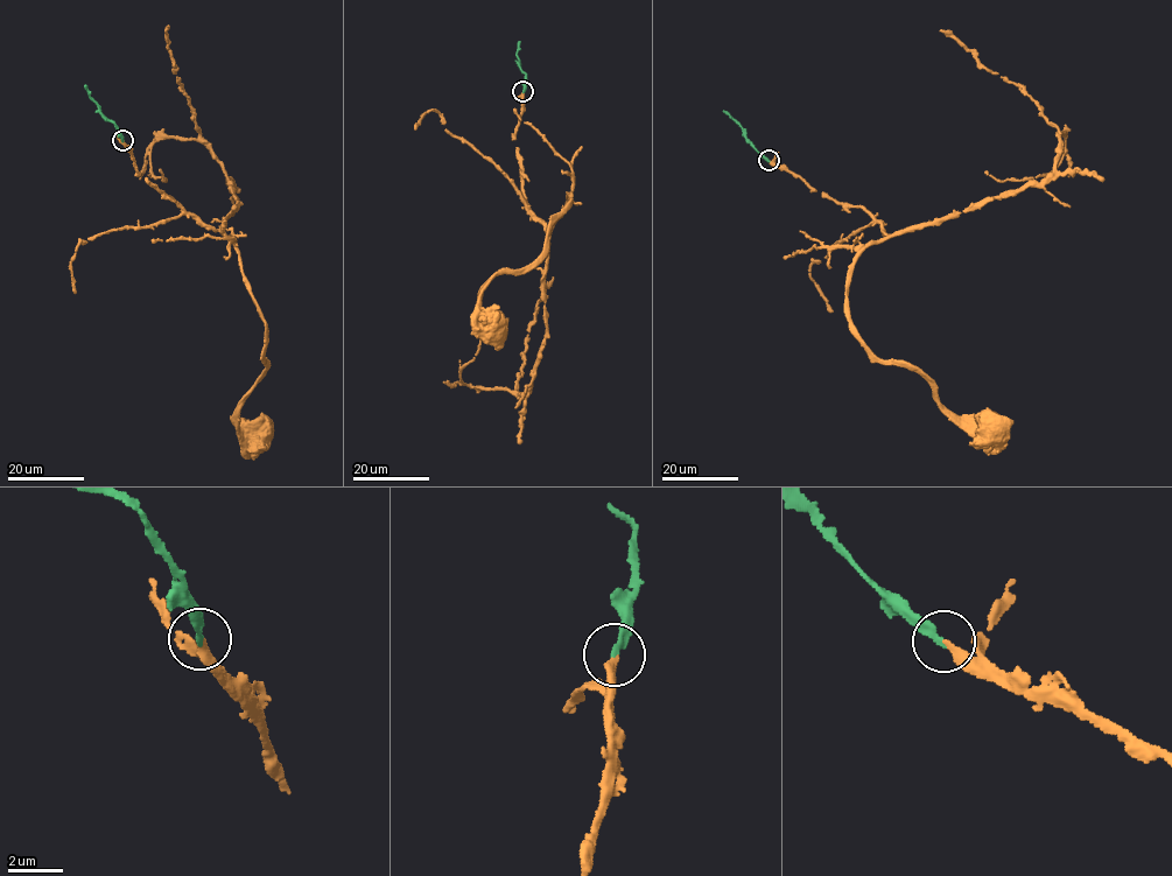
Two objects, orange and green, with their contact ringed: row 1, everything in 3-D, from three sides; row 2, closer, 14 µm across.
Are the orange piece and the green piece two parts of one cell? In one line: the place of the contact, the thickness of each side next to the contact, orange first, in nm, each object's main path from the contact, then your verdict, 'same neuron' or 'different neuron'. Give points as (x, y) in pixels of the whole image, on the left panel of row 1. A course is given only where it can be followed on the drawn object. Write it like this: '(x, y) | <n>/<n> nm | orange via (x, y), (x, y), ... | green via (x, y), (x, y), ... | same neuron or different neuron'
(123, 140) | 280/240 nm | orange via (123, 140), (138, 174), (234, 245), (266, 324), (262, 357), (268, 362), (231, 420), (261, 429) | green via (123, 140), (116, 124), (102, 114), (90, 98), (85, 85) | same neuron

